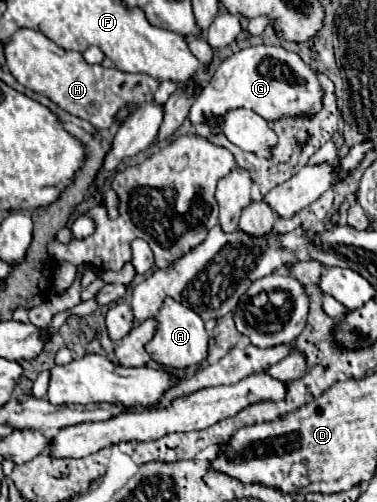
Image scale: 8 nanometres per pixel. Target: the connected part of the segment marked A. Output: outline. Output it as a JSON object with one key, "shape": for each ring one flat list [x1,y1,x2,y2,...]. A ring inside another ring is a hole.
{"shape":[[166,298,164,304,160,306,160,310,152,316,156,320,156,334,152,336,152,340,146,344,146,352,150,354,152,360,156,360,158,364,166,366,166,368,188,368,192,364,198,364,206,358,206,350,208,350,208,332,204,328,202,318,186,308,180,306,180,302,176,302,174,298]]}

